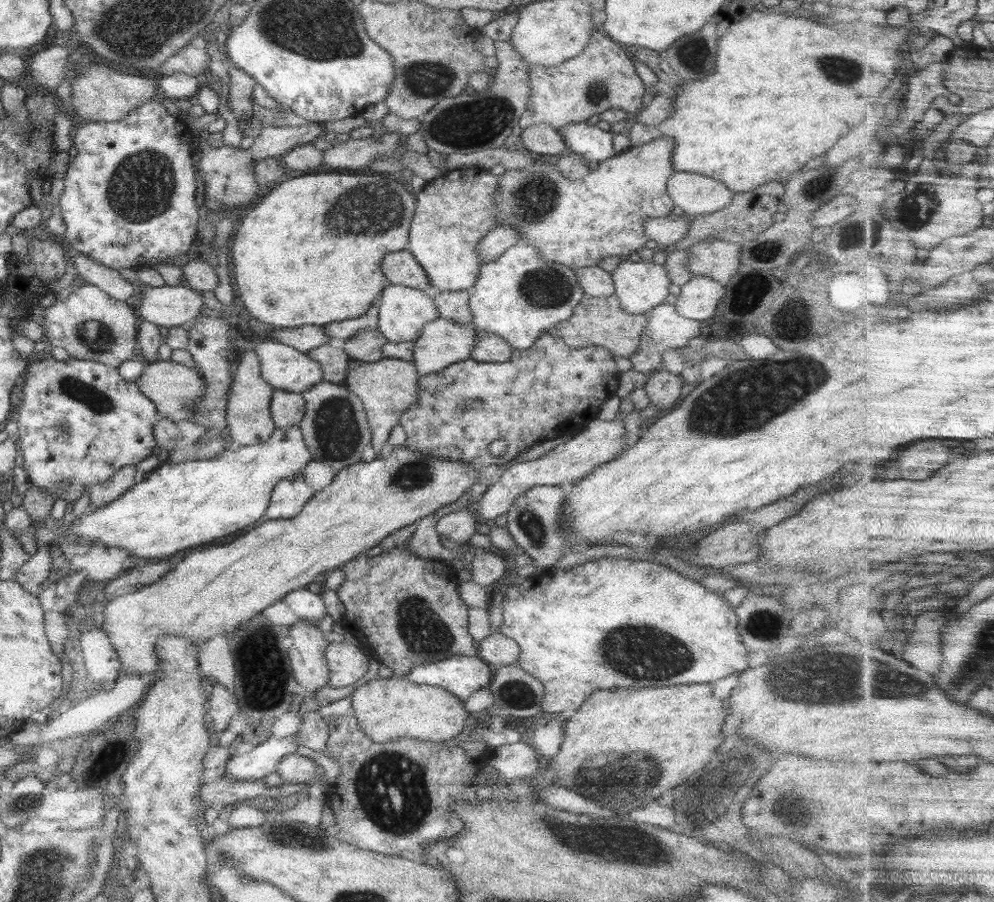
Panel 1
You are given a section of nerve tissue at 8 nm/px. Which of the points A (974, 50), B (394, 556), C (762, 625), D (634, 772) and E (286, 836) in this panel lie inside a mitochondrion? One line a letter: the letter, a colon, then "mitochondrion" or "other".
A: other
B: other
C: mitochondrion
D: mitochondrion
E: mitochondrion

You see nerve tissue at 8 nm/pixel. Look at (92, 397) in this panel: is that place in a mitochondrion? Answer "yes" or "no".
yes

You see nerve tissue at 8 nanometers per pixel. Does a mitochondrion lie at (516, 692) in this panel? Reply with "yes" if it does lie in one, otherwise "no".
yes

